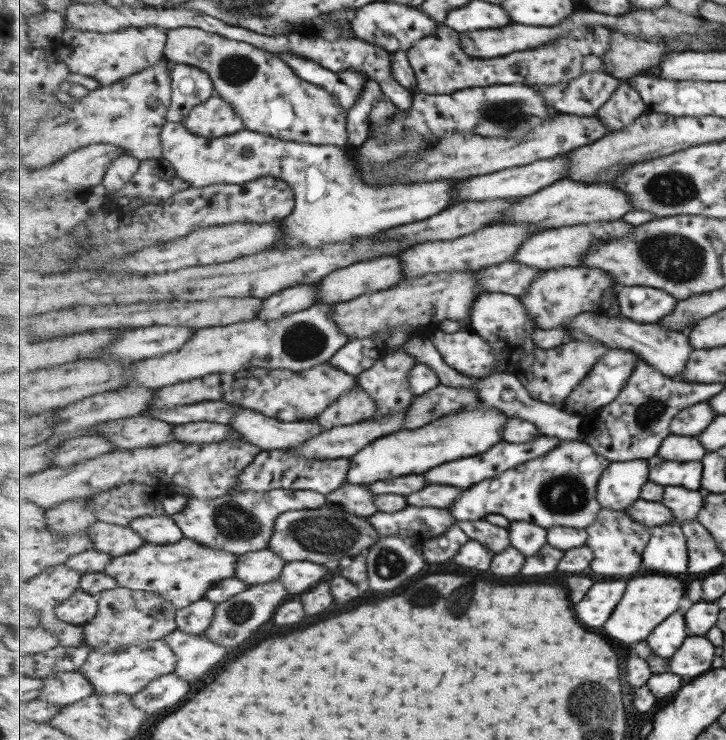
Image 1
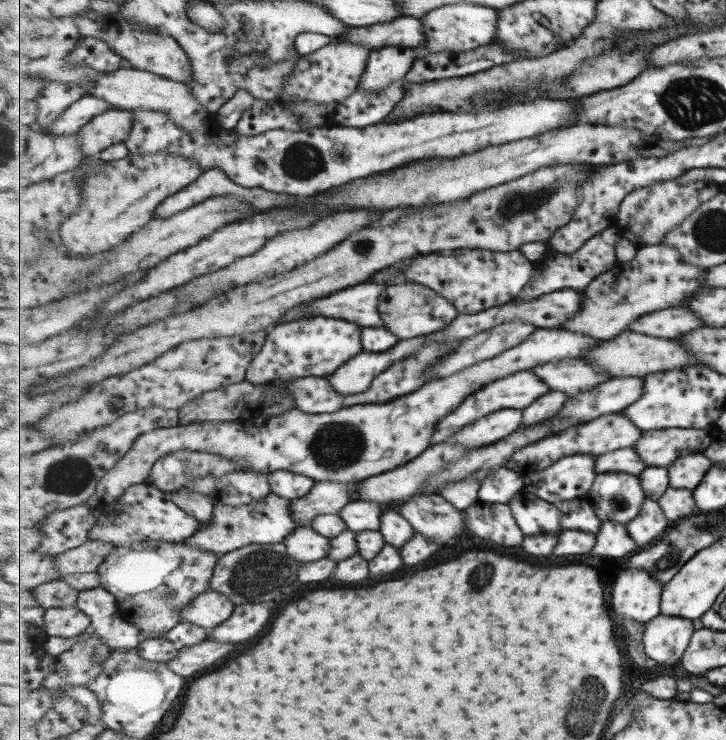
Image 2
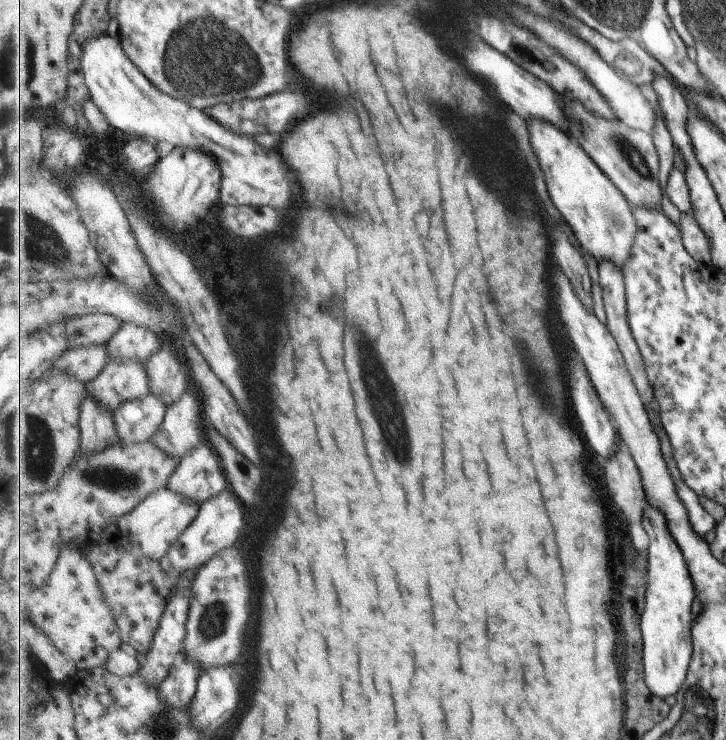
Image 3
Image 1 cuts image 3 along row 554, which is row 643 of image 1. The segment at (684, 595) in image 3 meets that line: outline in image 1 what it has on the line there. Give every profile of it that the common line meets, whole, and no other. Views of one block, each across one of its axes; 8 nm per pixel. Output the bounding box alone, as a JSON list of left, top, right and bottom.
[647,612,691,660]

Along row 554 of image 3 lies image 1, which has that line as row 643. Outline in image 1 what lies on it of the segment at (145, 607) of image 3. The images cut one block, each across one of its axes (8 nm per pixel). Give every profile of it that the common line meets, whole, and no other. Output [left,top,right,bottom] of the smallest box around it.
[83,587,178,651]

